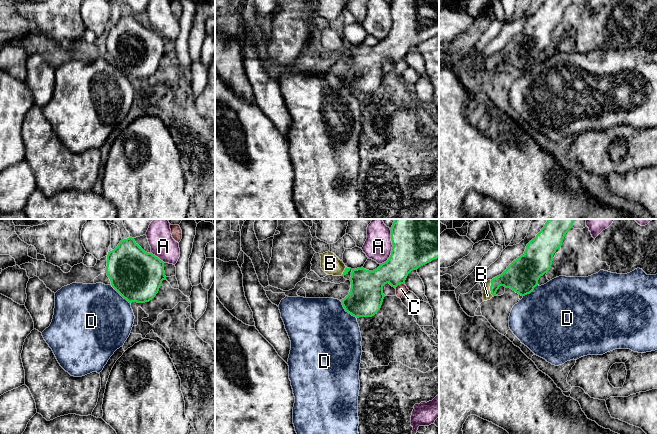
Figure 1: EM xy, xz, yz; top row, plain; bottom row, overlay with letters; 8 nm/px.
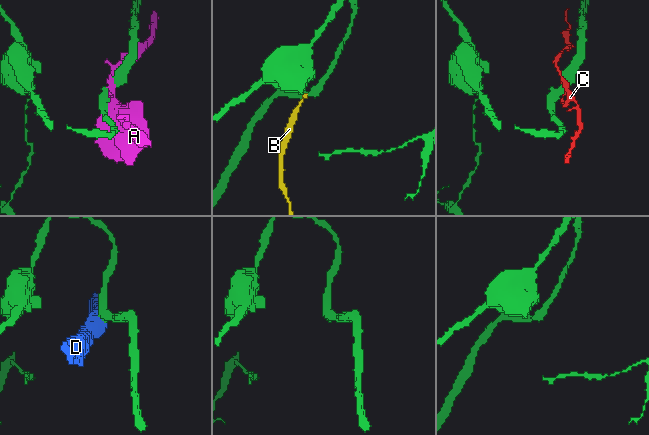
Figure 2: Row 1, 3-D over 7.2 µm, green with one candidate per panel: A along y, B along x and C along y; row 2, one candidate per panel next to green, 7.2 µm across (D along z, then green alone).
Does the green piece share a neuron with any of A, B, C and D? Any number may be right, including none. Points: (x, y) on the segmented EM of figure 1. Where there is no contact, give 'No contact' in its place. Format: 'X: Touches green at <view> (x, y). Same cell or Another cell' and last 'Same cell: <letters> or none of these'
A: Touches green at xz (392, 247). Another cell
B: Touches green at yz (490, 288). Same cell
C: Touches green at xz (399, 284). Another cell
D: Touches green at xy (120, 294). Another cell
Same cell: B

